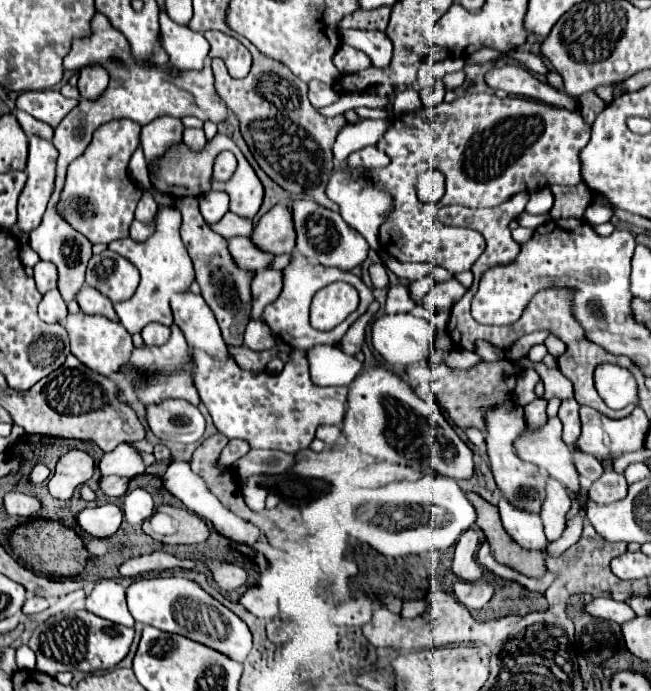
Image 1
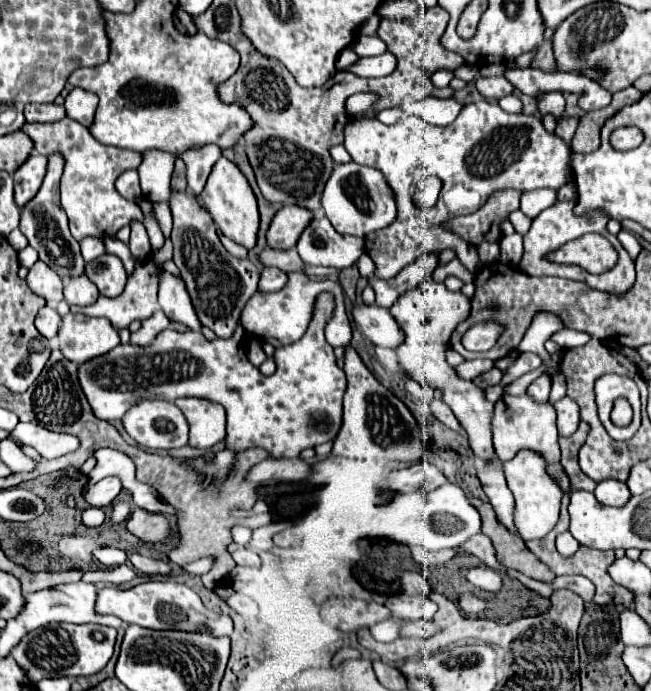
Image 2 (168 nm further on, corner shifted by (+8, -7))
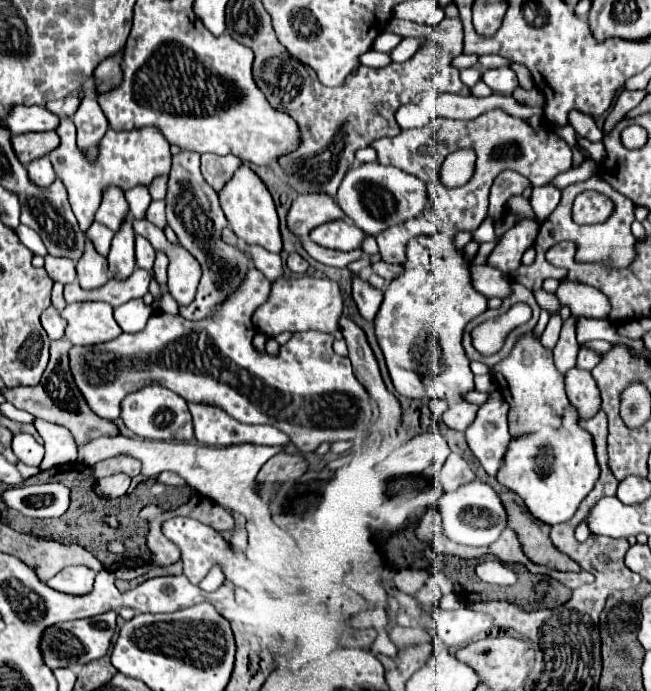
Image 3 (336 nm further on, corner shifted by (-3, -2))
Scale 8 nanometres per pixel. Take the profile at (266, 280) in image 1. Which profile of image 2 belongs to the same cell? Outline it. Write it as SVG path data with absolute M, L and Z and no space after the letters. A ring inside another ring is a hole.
M266 267L260 273L260 281L258 281L258 291L266 291L266 293L274 293L280 291L286 285L286 273L284 271L276 271L274 267Z

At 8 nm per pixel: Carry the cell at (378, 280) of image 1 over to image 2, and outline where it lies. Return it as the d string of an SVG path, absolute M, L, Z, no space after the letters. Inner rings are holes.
M364 253L360 259L358 259L358 271L360 271L360 275L362 277L366 277L366 279L370 279L370 277L374 277L374 271L376 271L376 265L374 265L374 261Z

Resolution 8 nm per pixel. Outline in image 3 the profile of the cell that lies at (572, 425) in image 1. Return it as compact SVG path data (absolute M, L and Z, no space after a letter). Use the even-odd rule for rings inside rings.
M571 368L565 374L565 390L567 398L573 406L577 406L581 418L593 418L601 410L601 392L597 388L591 372L581 368Z

